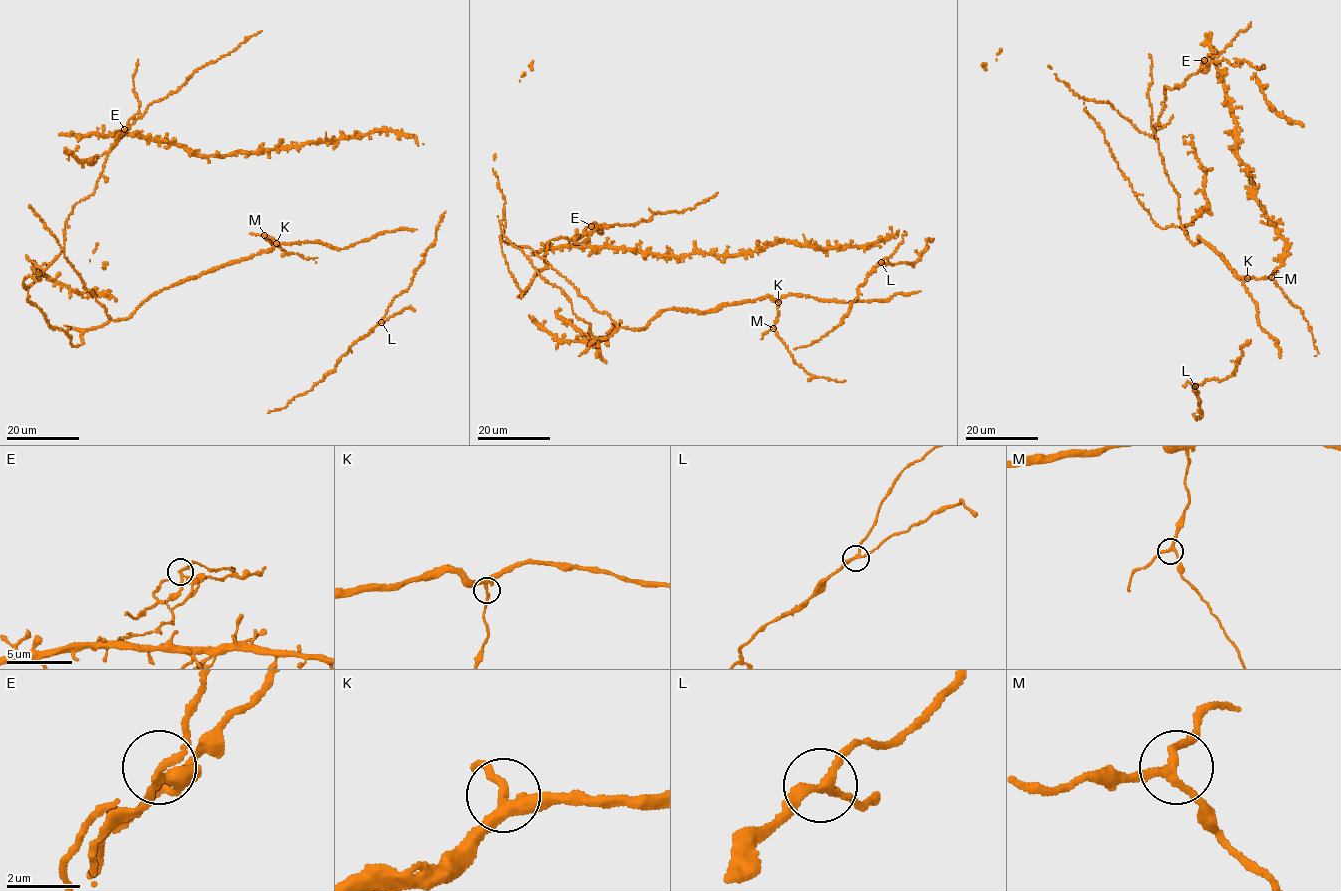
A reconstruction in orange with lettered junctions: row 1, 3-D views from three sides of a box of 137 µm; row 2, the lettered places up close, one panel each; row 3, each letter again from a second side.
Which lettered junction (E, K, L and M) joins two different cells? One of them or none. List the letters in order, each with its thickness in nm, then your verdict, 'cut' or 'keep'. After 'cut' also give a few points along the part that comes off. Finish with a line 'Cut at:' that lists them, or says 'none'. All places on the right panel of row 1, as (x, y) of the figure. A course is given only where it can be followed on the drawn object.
E: calibre 180 nm; cut; course (1204, 59), (1206, 63), (1216, 63), (1224, 59), (1235, 66), (1243, 60), (1259, 70), (1263, 67)
K: calibre 240 nm; keep
L: calibre 200 nm; keep
M: calibre 180 nm; keep
Cut at: E

